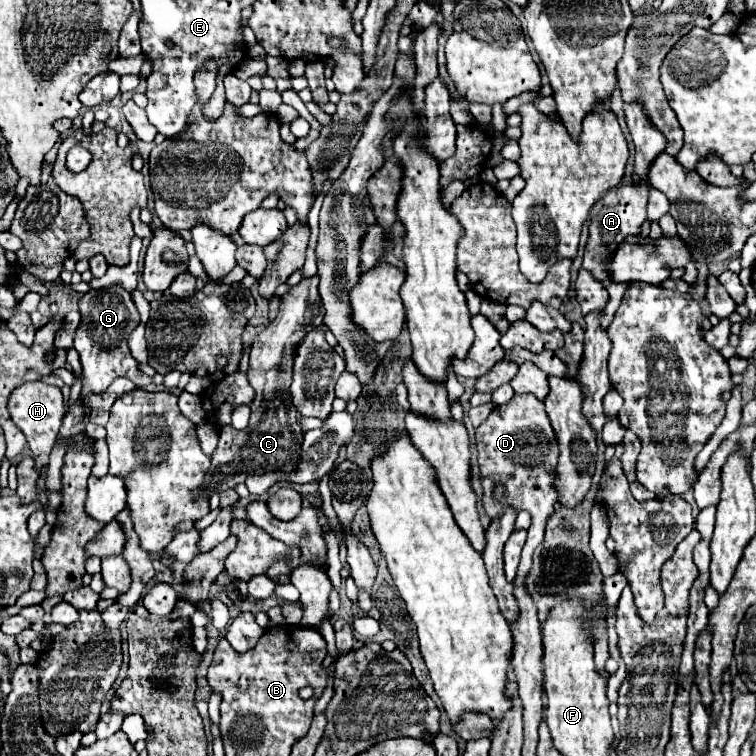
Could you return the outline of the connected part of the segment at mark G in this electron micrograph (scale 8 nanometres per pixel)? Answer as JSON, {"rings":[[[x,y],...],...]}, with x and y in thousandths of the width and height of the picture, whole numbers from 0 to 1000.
{"rings":[[[149,377],[144,382],[136,385],[115,385],[107,398],[104,398],[104,411],[107,411],[107,430],[99,440],[99,462],[104,464],[107,472],[107,483],[110,483],[110,525],[115,520],[136,520],[155,499],[168,499],[173,501],[181,512],[192,512],[200,507],[200,499],[194,499],[192,493],[187,493],[181,488],[181,478],[173,472],[173,464],[168,459],[168,448],[176,438],[176,433],[184,427],[184,411],[173,396],[173,388],[165,385],[157,377]]]}

